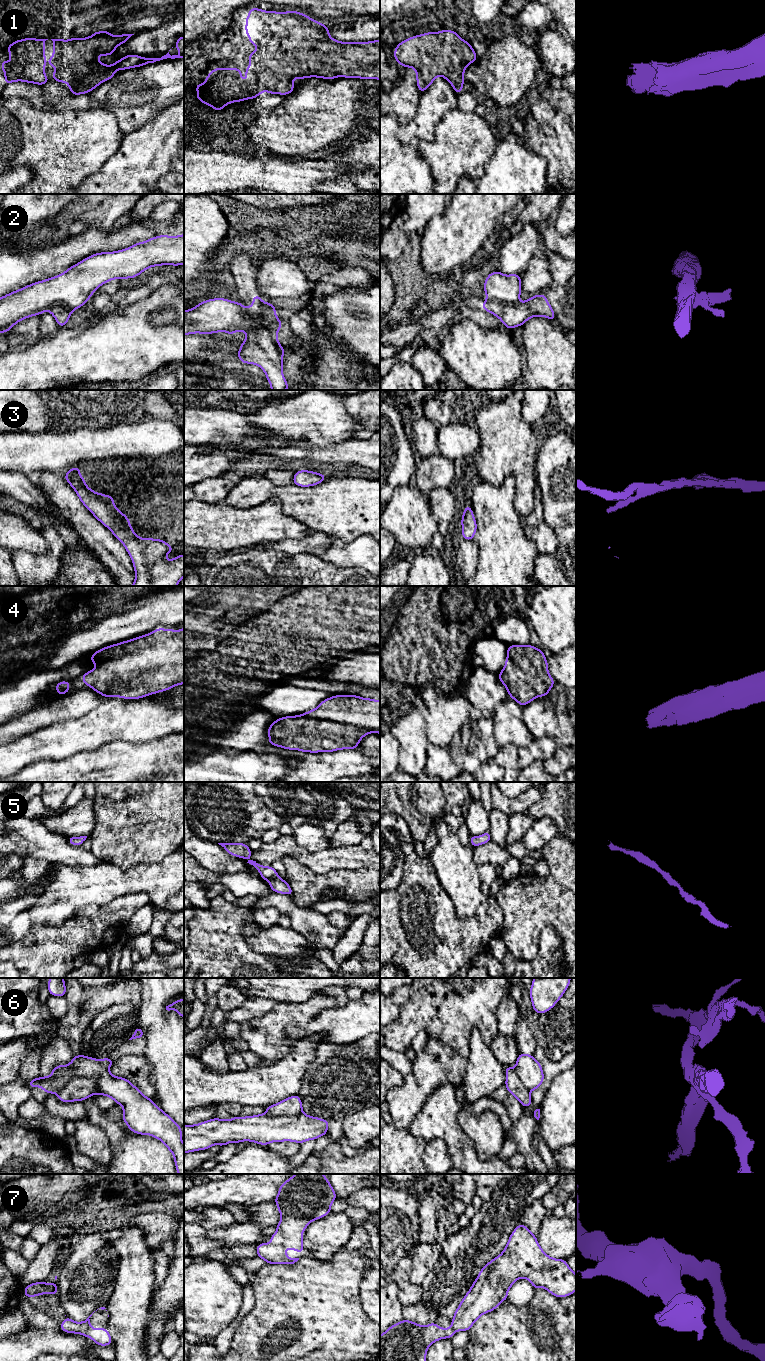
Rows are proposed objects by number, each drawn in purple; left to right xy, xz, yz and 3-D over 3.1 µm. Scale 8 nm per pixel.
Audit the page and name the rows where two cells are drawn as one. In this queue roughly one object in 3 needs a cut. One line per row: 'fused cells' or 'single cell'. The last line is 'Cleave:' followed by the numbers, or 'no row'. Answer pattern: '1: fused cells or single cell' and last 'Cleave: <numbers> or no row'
1: single cell
2: fused cells
3: single cell
4: single cell
5: single cell
6: fused cells
7: single cell
Cleave: 2, 6

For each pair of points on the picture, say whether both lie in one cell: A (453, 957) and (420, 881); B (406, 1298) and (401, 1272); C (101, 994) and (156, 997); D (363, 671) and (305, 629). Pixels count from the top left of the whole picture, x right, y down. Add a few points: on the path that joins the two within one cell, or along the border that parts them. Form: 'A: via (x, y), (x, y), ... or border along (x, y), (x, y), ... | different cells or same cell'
A: via (441, 938), (435, 932), (427, 900) | same cell
B: via (406, 1292), (406, 1287), (401, 1278) | same cell
C: border along (141, 988), (141, 1001), (138, 1009) | different cells
D: border along (339, 658), (342, 659) | different cells

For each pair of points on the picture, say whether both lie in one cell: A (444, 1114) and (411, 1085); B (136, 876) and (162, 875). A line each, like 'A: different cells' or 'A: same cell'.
A: different cells
B: same cell

